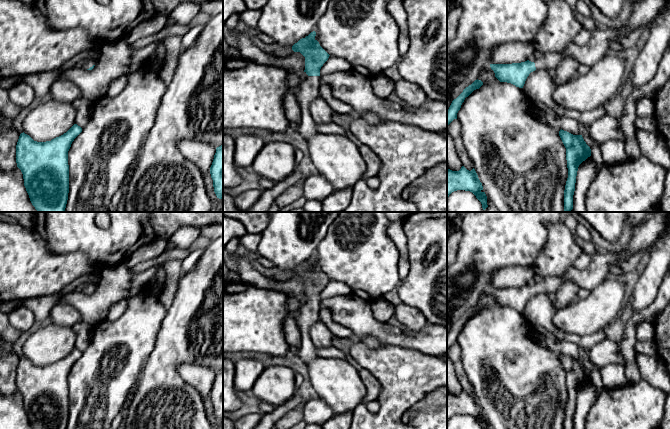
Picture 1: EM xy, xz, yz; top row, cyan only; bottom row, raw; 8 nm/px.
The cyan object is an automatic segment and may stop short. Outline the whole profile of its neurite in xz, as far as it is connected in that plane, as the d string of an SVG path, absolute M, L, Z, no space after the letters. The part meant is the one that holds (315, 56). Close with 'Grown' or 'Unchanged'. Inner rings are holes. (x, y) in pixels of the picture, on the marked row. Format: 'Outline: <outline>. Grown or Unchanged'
Outline: M313 31L292 46L294 52L300 52L305 57L304 72L307 76L300 83L297 100L301 110L298 132L306 140L318 133L315 121L309 111L309 105L320 96L318 82L320 69L330 56L320 46L315 36L316 32Z. Grown

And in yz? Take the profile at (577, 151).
Outline: M561 129L559 136L566 148L568 168L568 178L564 190L564 212L571 212L578 167L591 156L591 149L584 141L582 135L573 135Z. Unchanged

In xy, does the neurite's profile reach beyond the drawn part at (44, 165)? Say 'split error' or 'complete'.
complete

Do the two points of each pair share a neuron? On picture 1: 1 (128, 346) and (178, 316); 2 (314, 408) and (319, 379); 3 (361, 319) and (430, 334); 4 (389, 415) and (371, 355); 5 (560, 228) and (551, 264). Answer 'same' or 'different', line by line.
1: different
2: different
3: same
4: same
5: same

